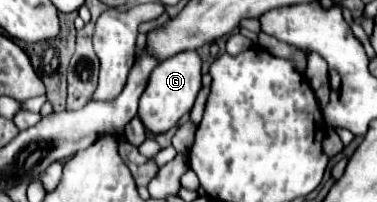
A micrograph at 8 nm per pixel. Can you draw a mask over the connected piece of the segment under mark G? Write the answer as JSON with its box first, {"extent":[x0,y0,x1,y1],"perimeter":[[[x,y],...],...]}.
{"extent":[138,51,202,135],"perimeter":[[[182,51],[182,53],[172,55],[166,61],[162,61],[152,71],[148,87],[140,97],[140,109],[138,109],[140,121],[144,123],[144,127],[152,135],[162,135],[162,133],[170,131],[192,109],[194,99],[196,99],[196,95],[198,95],[198,91],[202,87],[200,67],[202,67],[202,61],[200,61],[196,51]]]}

